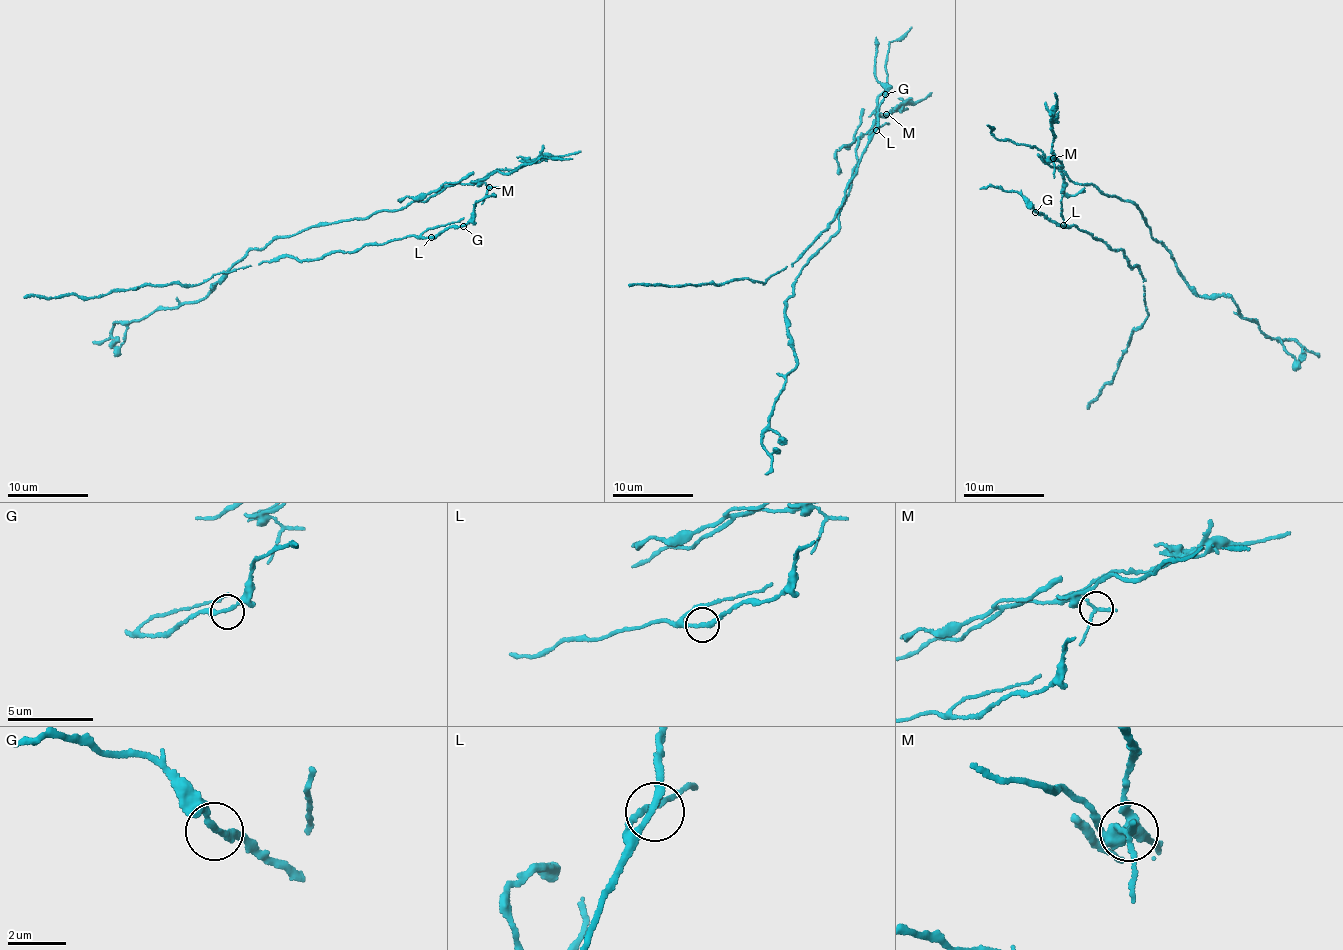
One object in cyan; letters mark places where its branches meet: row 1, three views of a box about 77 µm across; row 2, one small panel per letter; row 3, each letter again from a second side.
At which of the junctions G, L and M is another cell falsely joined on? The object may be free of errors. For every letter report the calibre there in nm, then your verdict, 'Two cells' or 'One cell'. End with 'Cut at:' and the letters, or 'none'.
G: Thickness 190 nm. One cell
L: Thickness 200 nm. One cell
M: Thickness 190 nm. Two cells
Cut at: M

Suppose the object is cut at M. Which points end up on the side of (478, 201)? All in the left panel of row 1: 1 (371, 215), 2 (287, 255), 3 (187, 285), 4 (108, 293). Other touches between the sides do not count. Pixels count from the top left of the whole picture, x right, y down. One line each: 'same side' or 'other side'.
1: other side
2: same side
3: same side
4: same side

